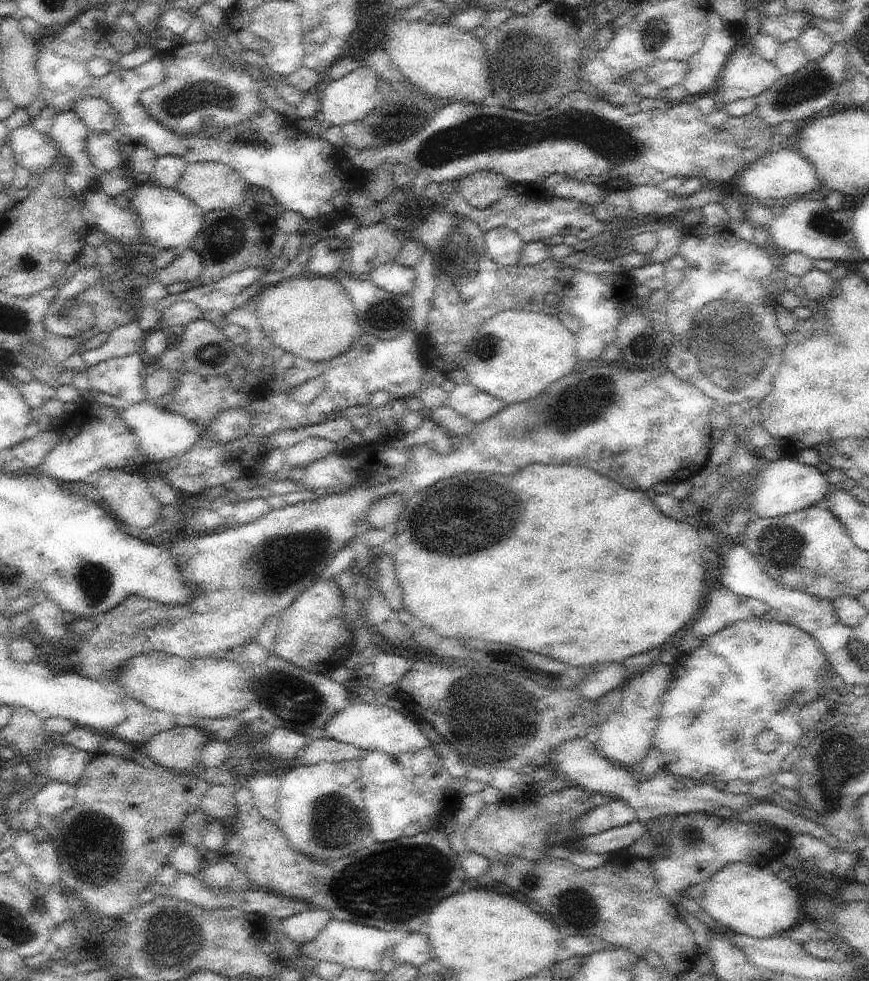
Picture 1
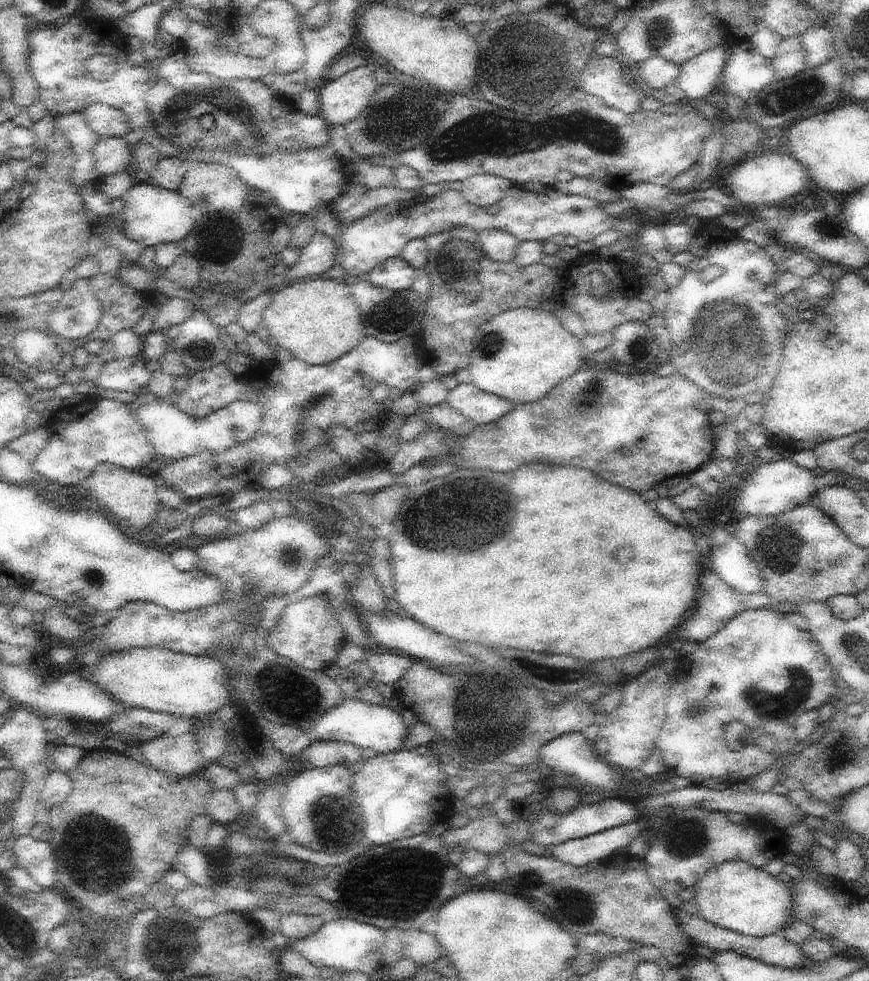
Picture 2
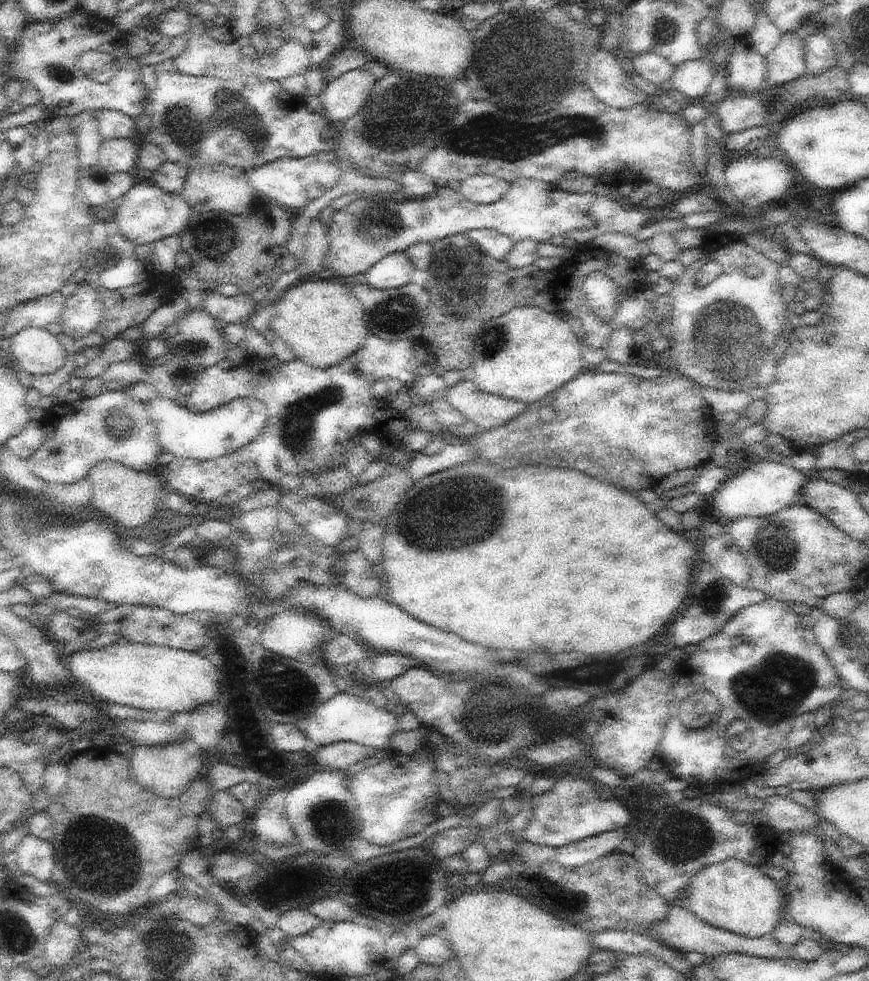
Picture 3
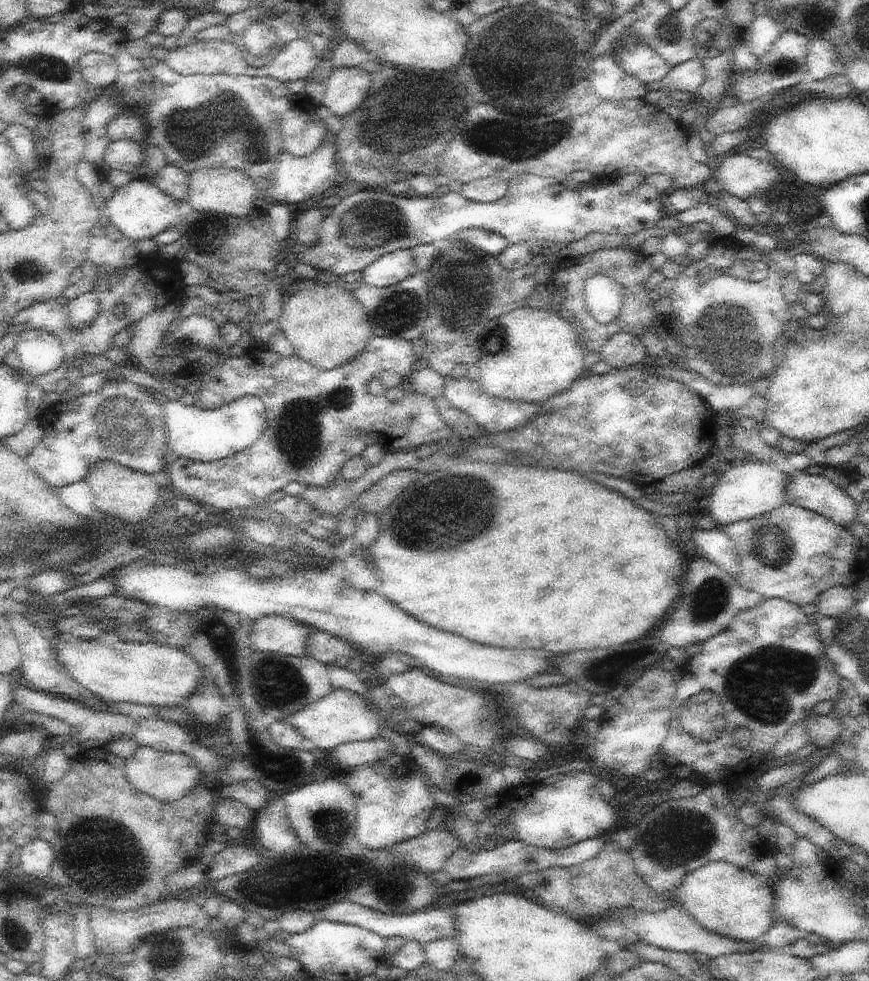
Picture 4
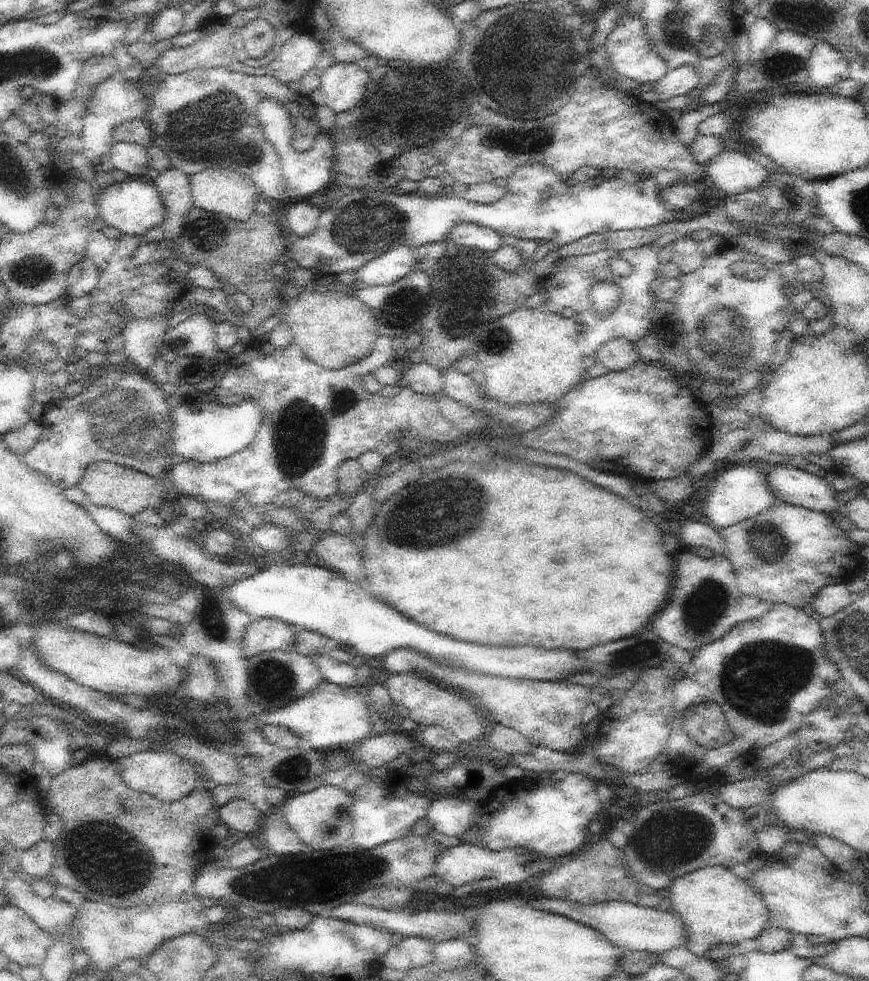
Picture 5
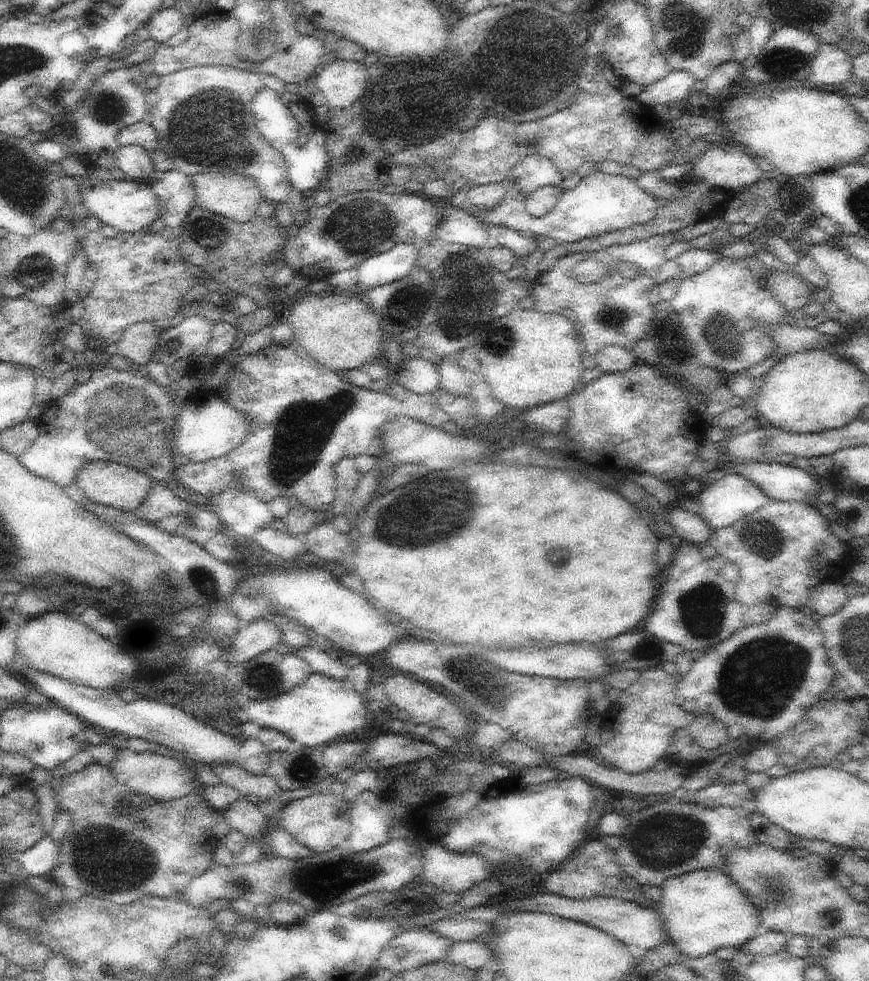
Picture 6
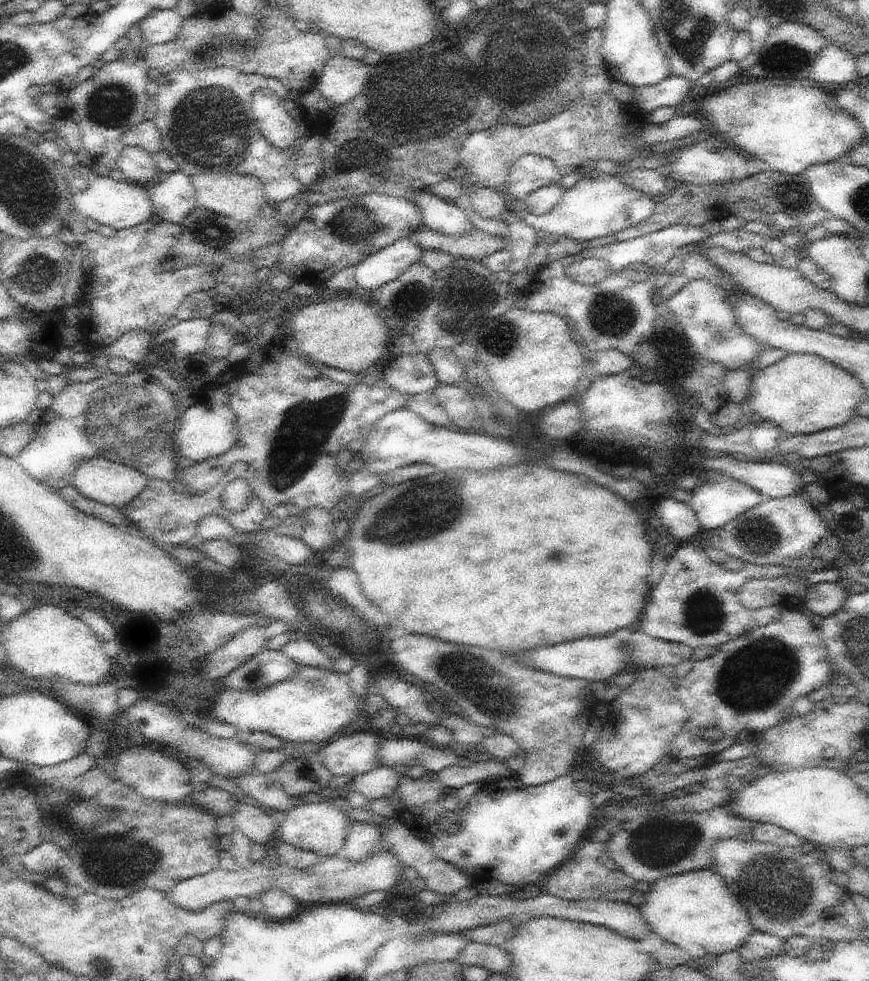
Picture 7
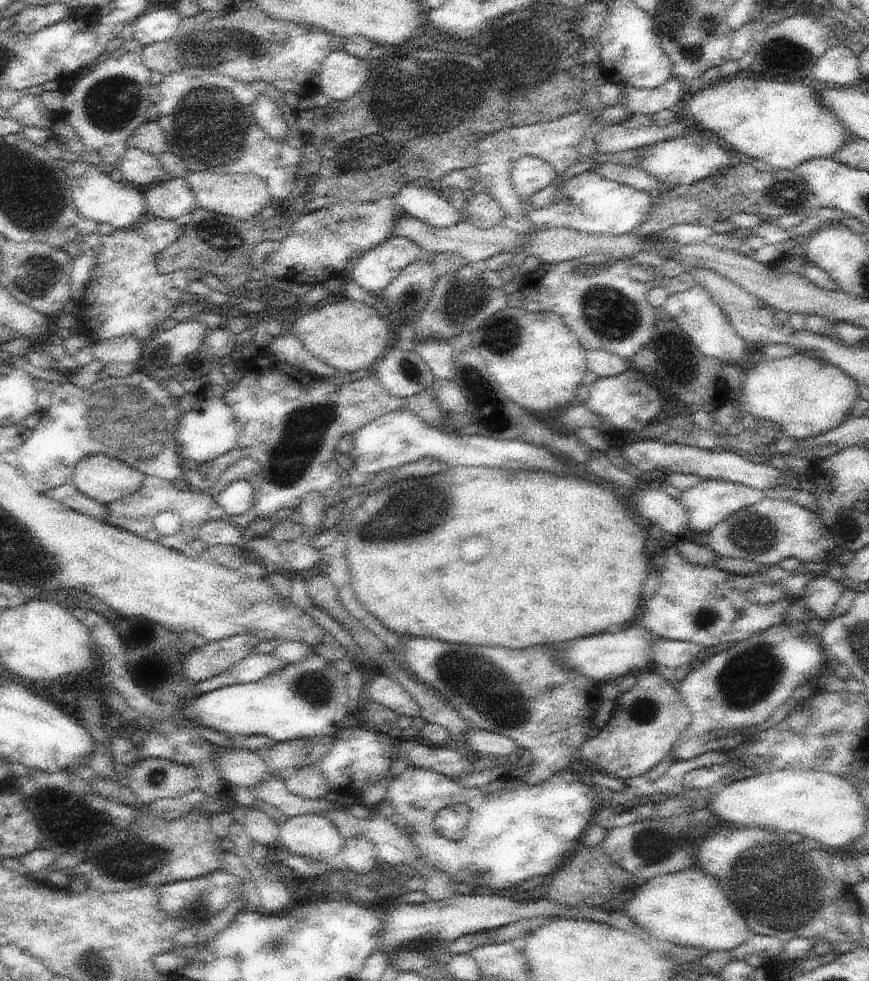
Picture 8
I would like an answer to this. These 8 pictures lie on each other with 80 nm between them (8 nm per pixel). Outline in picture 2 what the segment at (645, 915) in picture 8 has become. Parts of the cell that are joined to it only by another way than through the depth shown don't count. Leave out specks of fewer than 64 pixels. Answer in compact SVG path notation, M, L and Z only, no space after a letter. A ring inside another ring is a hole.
M732 859L723 862L719 867L709 870L693 889L690 890L694 898L694 906L691 909L710 921L712 924L730 929L731 931L750 935L753 937L765 937L780 932L793 918L793 898L789 891L789 885L776 879L774 875L766 871L754 868L749 862Z

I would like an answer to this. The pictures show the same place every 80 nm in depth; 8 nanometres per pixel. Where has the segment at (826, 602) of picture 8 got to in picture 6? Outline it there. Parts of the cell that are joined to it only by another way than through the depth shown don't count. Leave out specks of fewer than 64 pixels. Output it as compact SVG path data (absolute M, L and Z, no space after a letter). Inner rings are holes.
M820 582L810 594L809 607L819 618L836 614L849 600L844 586L837 582Z

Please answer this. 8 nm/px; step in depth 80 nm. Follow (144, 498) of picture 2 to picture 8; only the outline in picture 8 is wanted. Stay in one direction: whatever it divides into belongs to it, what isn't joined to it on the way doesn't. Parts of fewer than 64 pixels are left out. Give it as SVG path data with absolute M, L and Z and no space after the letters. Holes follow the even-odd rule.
M96 453L78 462L72 484L87 498L108 505L138 492L145 478L118 458Z

